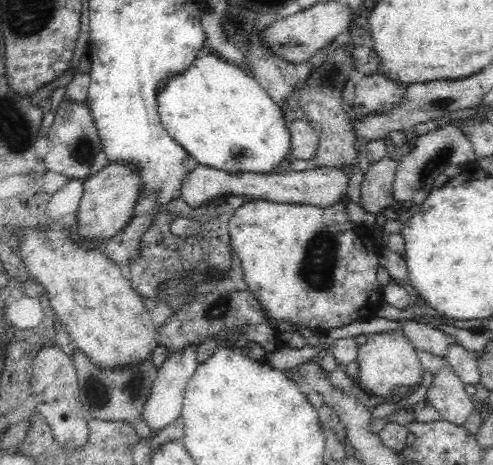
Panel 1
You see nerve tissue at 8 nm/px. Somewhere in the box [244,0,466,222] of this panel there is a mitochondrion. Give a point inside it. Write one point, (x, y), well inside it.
(427, 169)

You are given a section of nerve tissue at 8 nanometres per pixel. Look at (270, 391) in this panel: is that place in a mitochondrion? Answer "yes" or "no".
no

